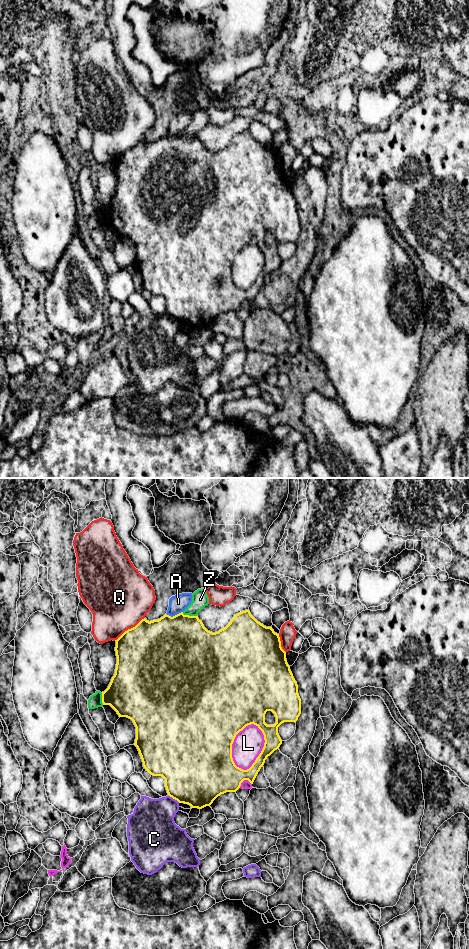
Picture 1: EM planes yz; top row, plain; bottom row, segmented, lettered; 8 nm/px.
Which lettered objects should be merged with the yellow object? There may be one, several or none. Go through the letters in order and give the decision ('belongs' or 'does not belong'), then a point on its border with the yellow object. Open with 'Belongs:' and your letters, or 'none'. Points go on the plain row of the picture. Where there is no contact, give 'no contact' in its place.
Belongs: none
A: does not belong; contact yz (175, 135)
C: does not belong; contact yz (174, 318)
L: does not belong; contact yz (263, 268)
Q: does not belong; contact yz (129, 149)
Z: does not belong; contact yz (188, 135)

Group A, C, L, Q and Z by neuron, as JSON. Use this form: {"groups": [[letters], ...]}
{"groups": [["A"], ["C"], ["L"], ["Q"], ["Z"]]}

